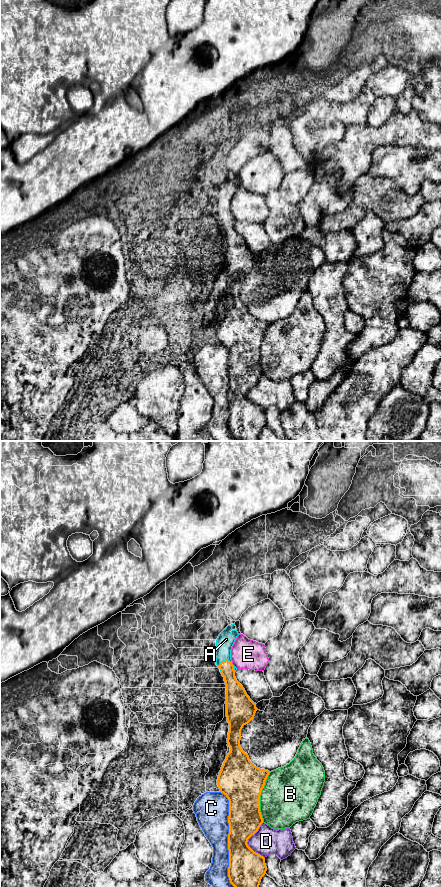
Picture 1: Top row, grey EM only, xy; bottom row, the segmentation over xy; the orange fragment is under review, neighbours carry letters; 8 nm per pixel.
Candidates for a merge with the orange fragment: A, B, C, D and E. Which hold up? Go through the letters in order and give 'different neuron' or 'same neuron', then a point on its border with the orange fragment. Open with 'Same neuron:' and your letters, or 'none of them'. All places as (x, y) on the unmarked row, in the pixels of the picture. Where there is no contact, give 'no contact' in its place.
Same neuron: A
A: same neuron; meets orange in xy at (225, 212)
B: different neuron; meets orange in xy at (259, 349)
C: different neuron; meets orange in xy at (228, 392)
D: different neuron; meets orange in xy at (247, 393)
E: different neuron; meets orange in xy at (232, 216)

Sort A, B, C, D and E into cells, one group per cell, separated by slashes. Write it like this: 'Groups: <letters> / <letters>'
Groups: A / B / C / D / E

